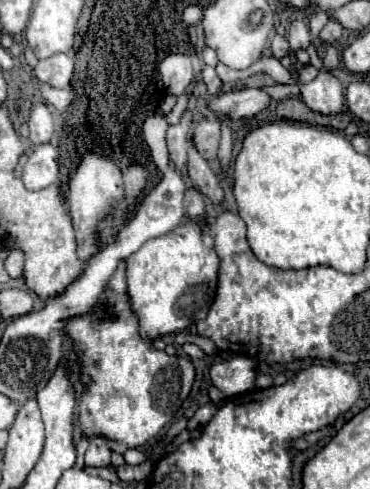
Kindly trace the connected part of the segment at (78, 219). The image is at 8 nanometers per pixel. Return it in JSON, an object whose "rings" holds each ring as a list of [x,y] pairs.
{"rings":[[[87,151],[77,169],[69,175],[69,193],[67,193],[67,205],[71,209],[71,217],[73,217],[73,225],[75,225],[75,235],[77,235],[77,243],[79,243],[79,257],[81,259],[89,259],[93,257],[99,247],[97,247],[97,233],[95,233],[95,225],[97,221],[107,215],[113,207],[115,201],[121,199],[123,195],[123,187],[121,187],[121,171],[117,169],[117,163],[113,161],[113,157],[107,157],[105,153],[99,151]]]}

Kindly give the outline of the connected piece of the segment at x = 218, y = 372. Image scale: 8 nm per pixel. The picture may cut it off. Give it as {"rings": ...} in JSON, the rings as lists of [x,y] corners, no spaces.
{"rings":[[[237,355],[229,361],[215,363],[209,369],[213,385],[225,395],[241,395],[255,387],[255,361],[251,357]]]}

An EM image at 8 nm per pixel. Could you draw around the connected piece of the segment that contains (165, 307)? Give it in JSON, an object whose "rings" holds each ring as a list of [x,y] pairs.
{"rings":[[[179,225],[179,229],[173,229],[163,237],[153,237],[127,259],[127,293],[133,303],[131,307],[139,317],[139,335],[143,339],[155,339],[167,333],[183,331],[191,323],[207,317],[217,293],[221,259],[217,257],[213,237],[205,231],[205,227],[207,225]]]}

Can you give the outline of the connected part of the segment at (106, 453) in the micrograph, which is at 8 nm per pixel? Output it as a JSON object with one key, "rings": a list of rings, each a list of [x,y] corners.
{"rings":[[[95,437],[89,441],[89,449],[85,453],[85,463],[91,467],[109,467],[111,465],[111,449],[107,439]]]}

